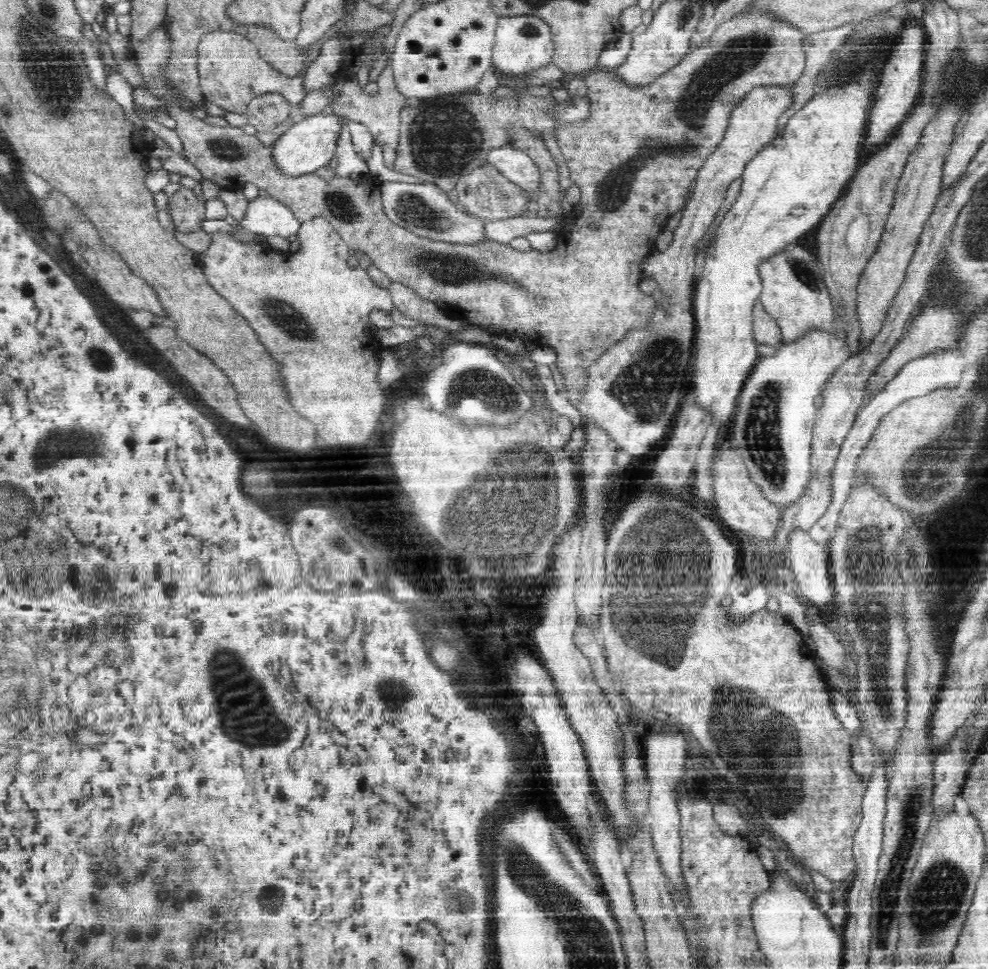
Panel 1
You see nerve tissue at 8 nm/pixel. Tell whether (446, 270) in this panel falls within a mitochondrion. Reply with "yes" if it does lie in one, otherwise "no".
yes

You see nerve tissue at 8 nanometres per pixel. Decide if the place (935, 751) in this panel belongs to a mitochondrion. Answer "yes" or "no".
no

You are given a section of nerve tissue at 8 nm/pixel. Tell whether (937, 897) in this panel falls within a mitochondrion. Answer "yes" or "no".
yes

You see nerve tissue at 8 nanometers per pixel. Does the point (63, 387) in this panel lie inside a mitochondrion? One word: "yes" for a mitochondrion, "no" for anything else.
no

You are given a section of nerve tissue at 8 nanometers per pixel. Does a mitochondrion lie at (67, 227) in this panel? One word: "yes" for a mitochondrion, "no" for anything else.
yes

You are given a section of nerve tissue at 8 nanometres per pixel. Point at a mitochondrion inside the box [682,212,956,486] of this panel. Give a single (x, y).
(805, 276)

